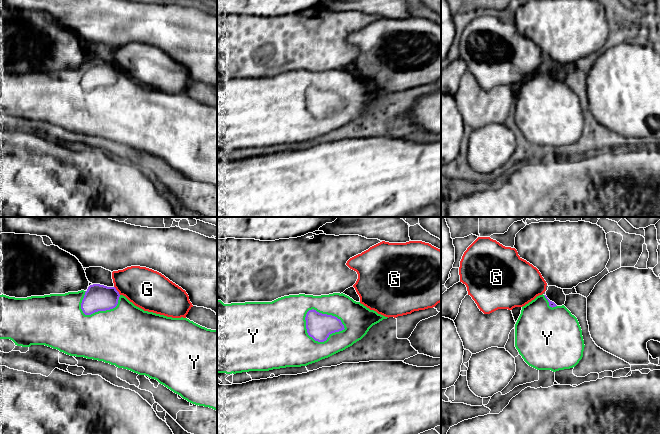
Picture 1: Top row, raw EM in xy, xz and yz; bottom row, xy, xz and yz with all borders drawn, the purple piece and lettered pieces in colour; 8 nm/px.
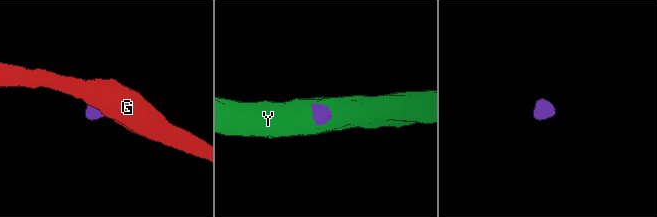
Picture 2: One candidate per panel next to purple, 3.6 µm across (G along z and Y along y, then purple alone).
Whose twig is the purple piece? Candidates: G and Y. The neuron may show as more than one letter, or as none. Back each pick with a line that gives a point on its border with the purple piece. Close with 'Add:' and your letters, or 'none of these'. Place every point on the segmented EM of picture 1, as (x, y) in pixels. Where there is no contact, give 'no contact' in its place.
Y: contact xz (325, 314)
Add: Y

